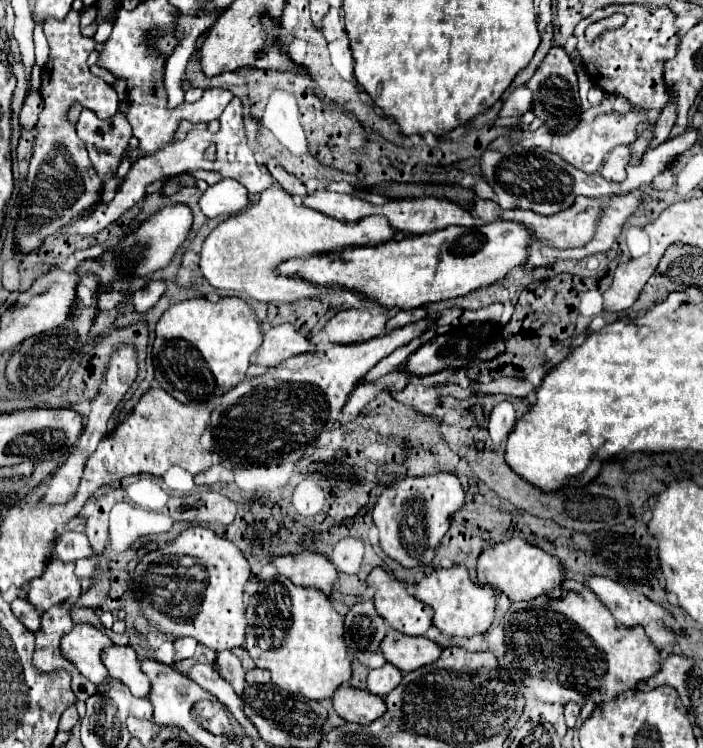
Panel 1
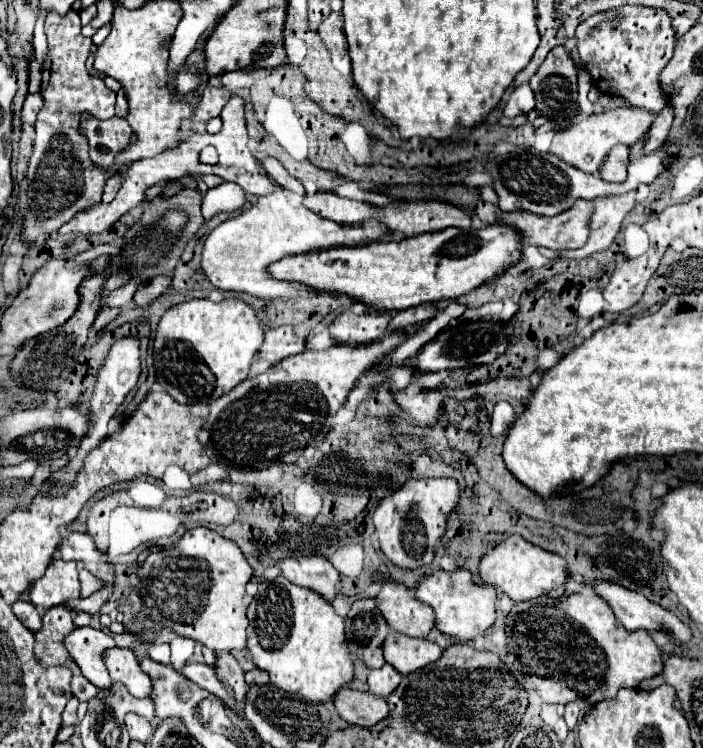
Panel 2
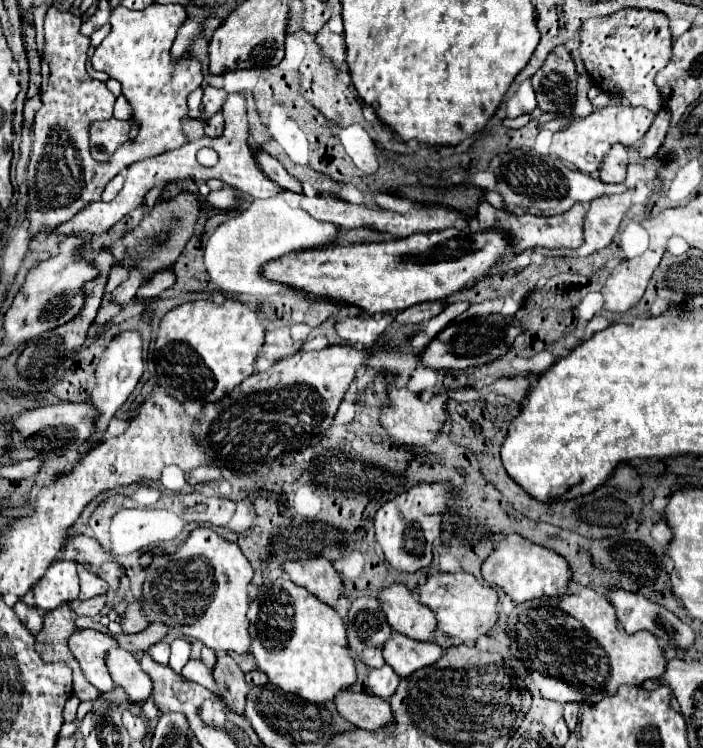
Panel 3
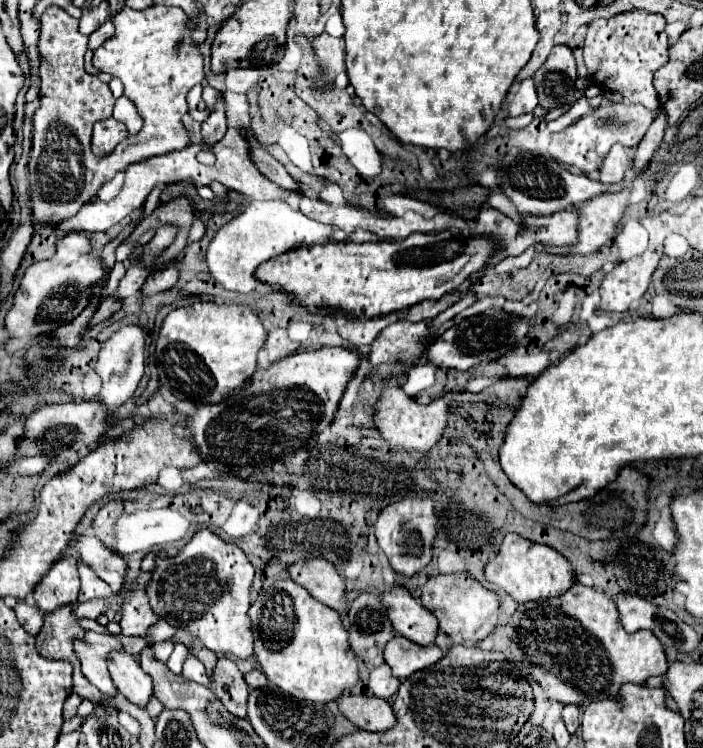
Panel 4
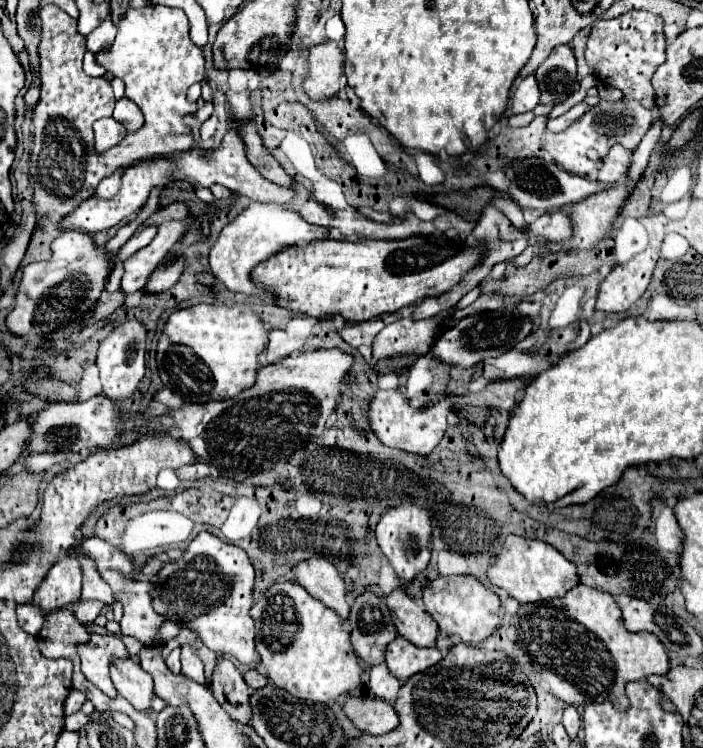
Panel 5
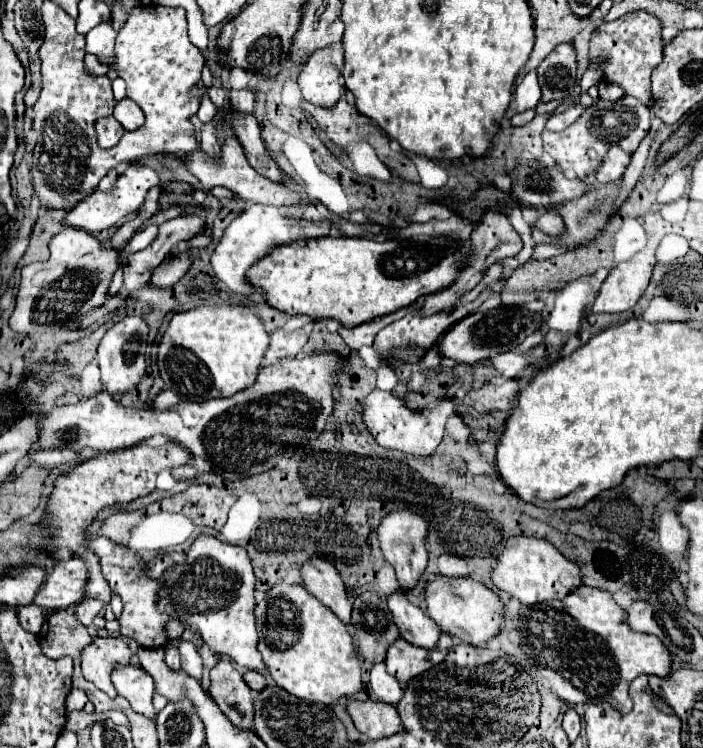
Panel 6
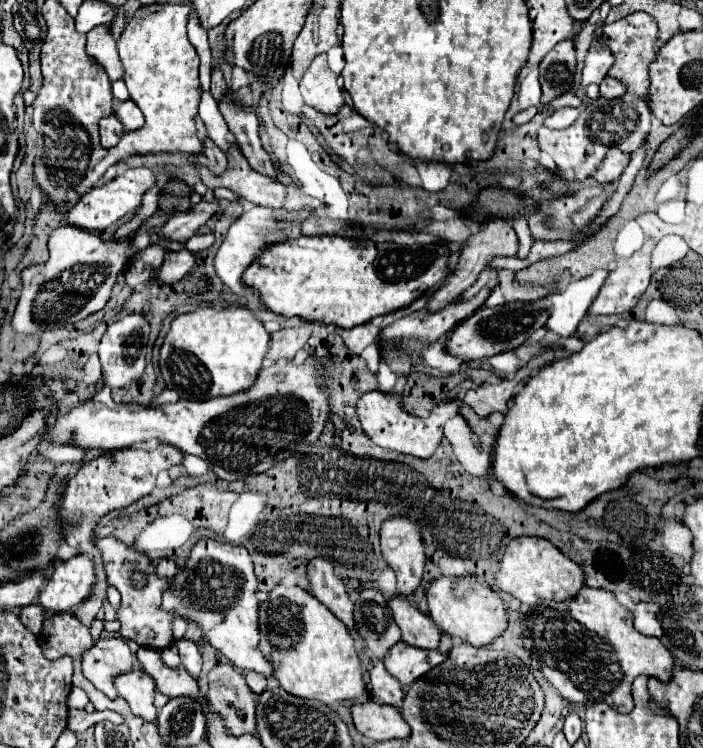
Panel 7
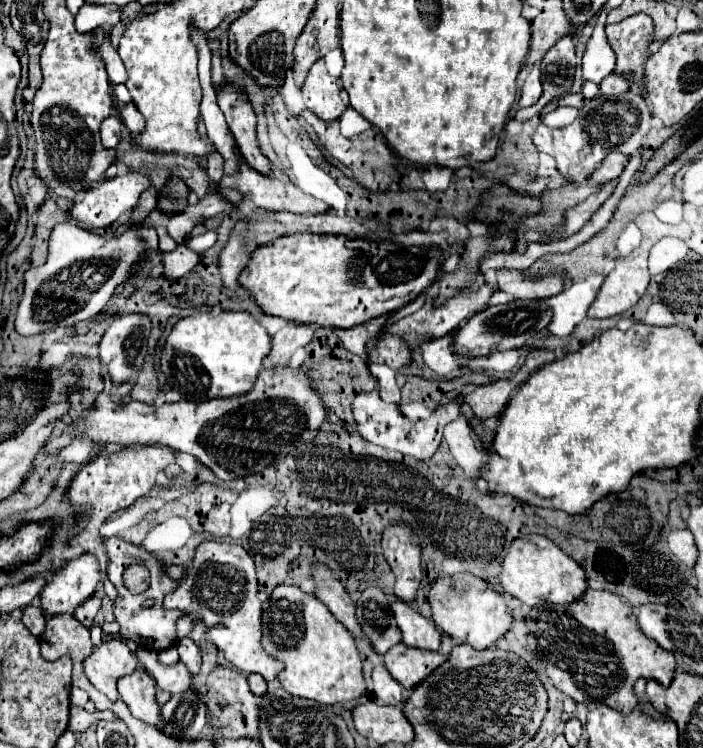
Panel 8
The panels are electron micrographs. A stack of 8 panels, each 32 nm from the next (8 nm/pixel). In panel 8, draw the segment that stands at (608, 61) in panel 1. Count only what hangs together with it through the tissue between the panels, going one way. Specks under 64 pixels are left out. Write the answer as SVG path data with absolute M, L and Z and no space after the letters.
M646 14L630 16L618 24L606 26L608 42L616 54L614 74L624 74L632 80L632 90L642 92L644 62L652 42L652 20Z

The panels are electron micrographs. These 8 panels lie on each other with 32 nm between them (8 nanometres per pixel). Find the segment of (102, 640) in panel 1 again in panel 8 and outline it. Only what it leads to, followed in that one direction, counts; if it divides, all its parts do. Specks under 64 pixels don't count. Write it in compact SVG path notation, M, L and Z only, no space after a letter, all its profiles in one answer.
M122 640L102 642L100 648L96 648L84 662L88 680L112 702L118 700L118 678L132 674L138 666L140 662L136 660L136 654L132 654Z

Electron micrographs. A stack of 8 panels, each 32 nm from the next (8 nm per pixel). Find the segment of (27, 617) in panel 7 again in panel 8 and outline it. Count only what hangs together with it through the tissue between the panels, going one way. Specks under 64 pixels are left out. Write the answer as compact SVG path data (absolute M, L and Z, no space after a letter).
M28 606L24 608L24 618L22 618L24 626L32 632L32 636L40 638L40 634L44 632L44 624L46 624L46 616L40 608L34 608L34 606Z

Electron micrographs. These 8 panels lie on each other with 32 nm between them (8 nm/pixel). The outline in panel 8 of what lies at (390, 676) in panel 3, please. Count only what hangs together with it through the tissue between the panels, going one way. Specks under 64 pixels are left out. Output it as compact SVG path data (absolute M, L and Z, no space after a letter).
M378 664L372 672L372 680L374 680L374 694L382 704L388 706L398 706L402 702L404 696L404 688L390 676L390 672L386 670L384 664Z

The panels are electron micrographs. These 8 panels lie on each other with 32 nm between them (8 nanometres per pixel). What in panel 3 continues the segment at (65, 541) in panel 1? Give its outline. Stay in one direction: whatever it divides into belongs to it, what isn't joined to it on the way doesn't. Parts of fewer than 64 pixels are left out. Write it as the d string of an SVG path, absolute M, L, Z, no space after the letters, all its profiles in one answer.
M90 536L68 538L68 542L62 550L62 558L84 564L86 568L94 570L96 576L106 580L112 590L118 590L120 576L122 576L122 564L110 552L106 552L98 544L96 538L90 538Z

